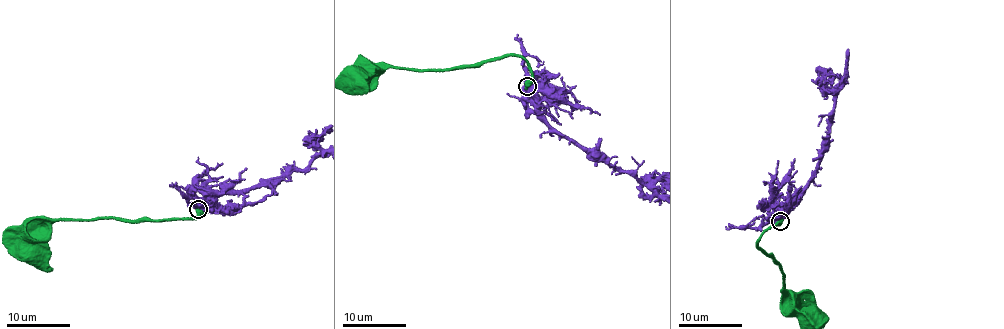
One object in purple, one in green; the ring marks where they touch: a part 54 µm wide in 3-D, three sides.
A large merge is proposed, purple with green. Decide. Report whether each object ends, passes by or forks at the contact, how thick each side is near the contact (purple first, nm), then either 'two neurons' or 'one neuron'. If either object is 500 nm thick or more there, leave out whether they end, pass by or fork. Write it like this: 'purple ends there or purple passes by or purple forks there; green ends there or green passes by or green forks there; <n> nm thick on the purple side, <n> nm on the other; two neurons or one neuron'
550 nm thick on the purple side, 600 nm on the other; one neuron

